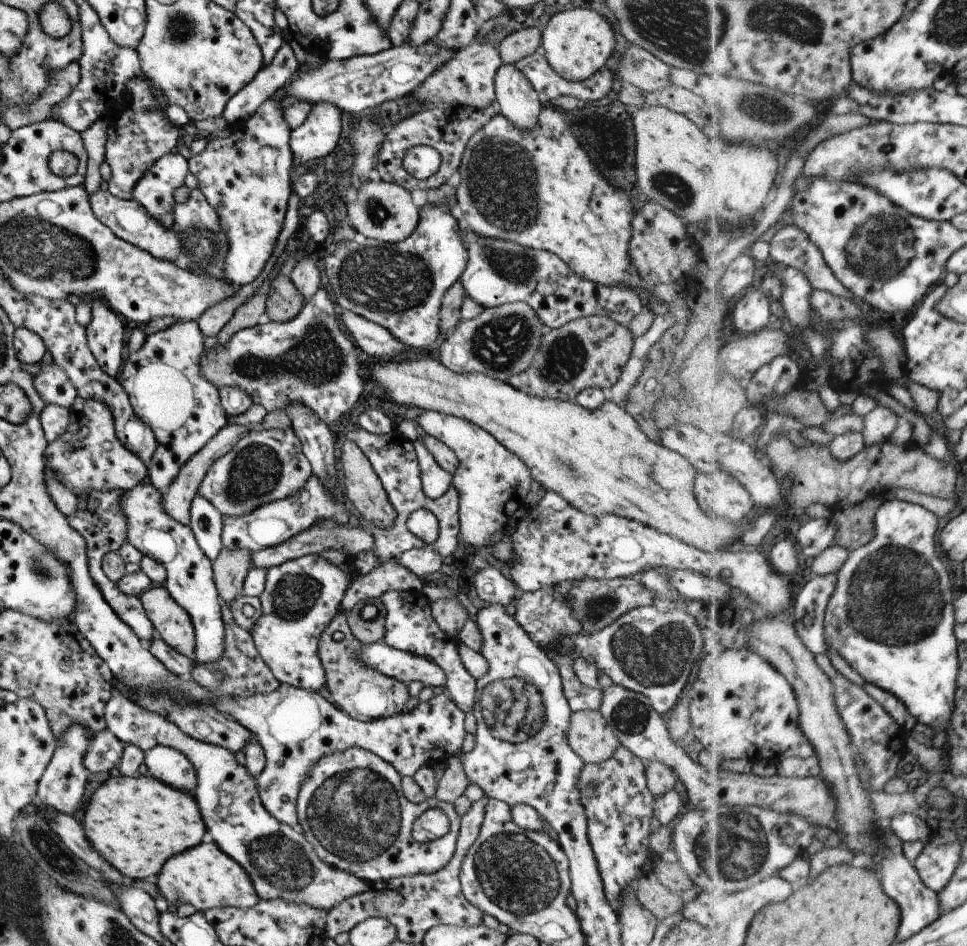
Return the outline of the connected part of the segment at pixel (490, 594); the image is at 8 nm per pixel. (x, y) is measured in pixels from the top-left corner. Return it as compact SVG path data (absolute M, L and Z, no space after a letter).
M492 564L475 574L474 588L484 602L503 607L517 600L520 594L508 573Z

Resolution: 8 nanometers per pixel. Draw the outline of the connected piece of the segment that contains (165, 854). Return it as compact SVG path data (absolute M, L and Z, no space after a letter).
M135 774L131 777L120 775L103 782L91 795L80 824L89 846L120 874L133 881L144 881L147 876L157 875L171 856L198 846L207 832L195 797L172 788L149 774Z

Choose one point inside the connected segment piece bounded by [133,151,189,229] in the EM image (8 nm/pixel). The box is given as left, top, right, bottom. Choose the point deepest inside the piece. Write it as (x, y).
(154, 191)

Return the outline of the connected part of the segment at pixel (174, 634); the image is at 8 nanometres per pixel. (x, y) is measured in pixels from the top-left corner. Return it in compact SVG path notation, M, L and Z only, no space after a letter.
M154 586L138 596L146 611L148 620L153 624L156 634L176 652L194 660L195 630L190 615L170 596L166 587Z

